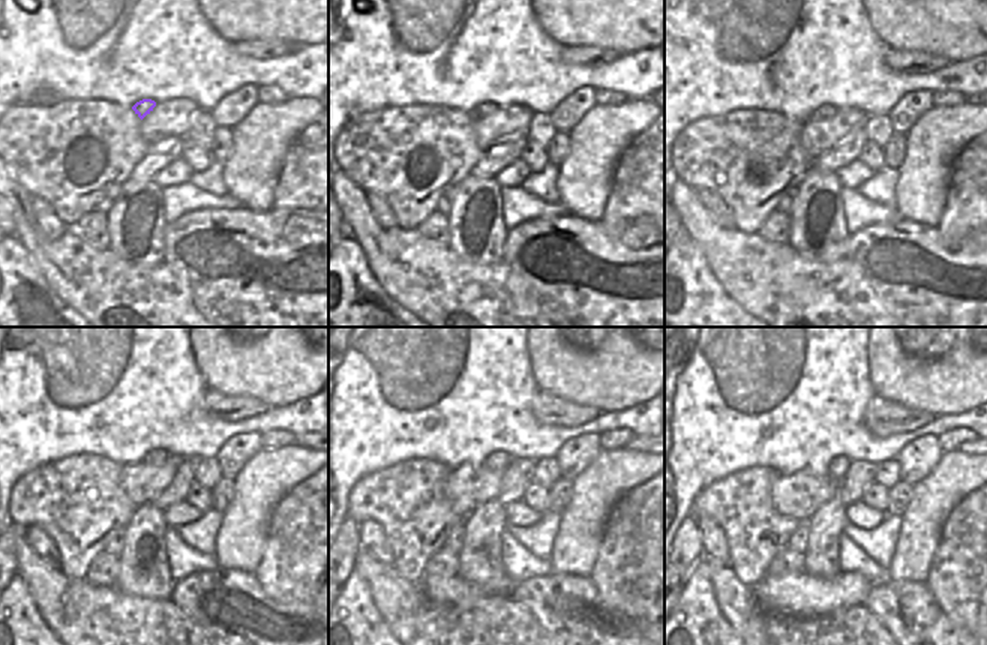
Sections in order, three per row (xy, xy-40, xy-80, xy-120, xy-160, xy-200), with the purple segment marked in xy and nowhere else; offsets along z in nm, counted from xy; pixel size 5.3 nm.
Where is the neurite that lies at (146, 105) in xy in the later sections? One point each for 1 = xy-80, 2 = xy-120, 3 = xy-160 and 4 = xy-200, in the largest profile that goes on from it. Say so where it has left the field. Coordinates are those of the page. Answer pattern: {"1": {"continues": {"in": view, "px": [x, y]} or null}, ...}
{"1": {"continues": {"in": "xy-80", "px": [824, 111]}}, "2": {"continues": {"in": "xy-120", "px": [155, 456]}}, "3": {"continues": {"in": "xy-160", "px": [500, 461]}}, "4": {"continues": {"in": "xy-200", "px": [839, 465]}}}

